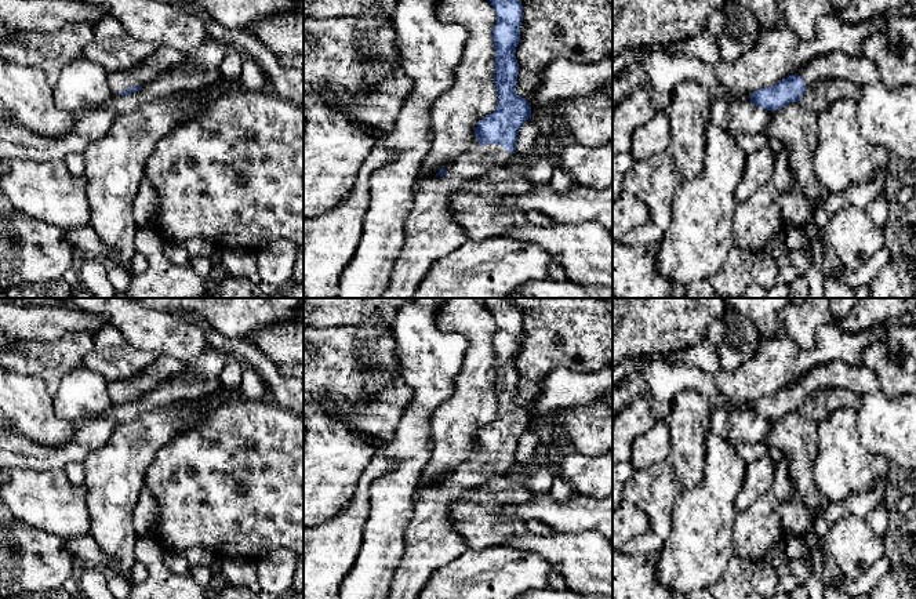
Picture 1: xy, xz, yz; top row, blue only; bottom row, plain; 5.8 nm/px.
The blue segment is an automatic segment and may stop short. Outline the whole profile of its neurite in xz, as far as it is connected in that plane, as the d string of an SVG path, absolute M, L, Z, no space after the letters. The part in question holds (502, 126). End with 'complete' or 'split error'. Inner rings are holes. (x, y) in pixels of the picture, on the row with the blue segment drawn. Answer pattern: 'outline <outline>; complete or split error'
outline M521 1L490 3L497 14L492 40L498 105L477 121L476 150L455 159L435 177L417 181L412 210L404 222L404 244L379 298L412 298L430 266L468 239L465 229L454 219L451 197L465 182L504 168L516 153L521 126L531 119L530 104L516 94L519 63L515 52L520 41Z; split error

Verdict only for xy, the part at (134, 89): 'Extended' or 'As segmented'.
Extended

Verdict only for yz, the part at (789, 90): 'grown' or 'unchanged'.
grown

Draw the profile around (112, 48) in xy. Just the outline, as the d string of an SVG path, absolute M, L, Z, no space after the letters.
M110 14L95 22L92 32L94 37L84 47L83 57L108 75L132 69L159 50L155 44L134 39Z

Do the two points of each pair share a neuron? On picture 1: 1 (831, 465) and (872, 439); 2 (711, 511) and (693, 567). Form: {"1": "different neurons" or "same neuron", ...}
{"1": "different neurons", "2": "same neuron"}

